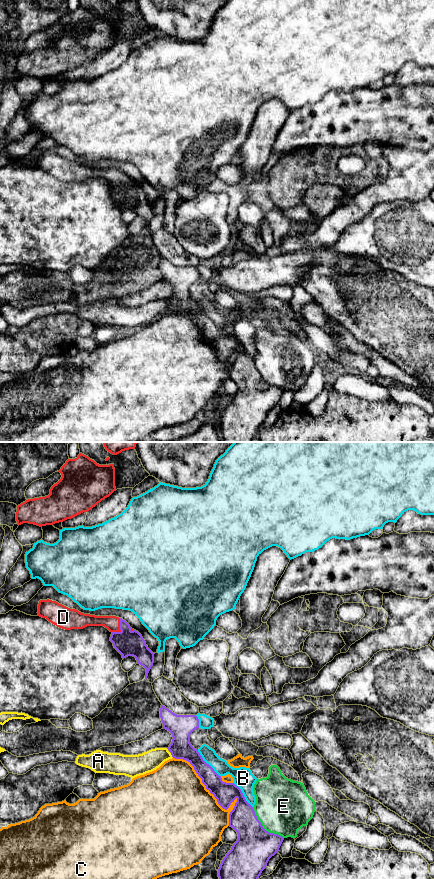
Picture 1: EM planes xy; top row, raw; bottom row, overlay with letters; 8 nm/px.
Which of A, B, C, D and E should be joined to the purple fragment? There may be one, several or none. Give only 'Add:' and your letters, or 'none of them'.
Add: D

